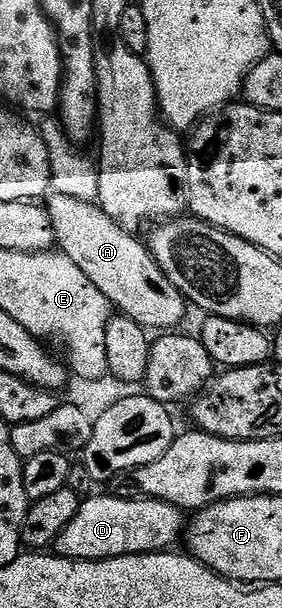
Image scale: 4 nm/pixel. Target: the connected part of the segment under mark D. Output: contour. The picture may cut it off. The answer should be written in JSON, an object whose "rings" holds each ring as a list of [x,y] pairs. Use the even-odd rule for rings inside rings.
{"rings":[[[96,496],[93,500],[85,499],[80,505],[78,514],[66,526],[66,530],[57,538],[54,545],[55,555],[63,556],[65,560],[109,560],[110,558],[122,558],[123,556],[145,556],[148,552],[162,552],[173,547],[172,543],[181,539],[186,528],[186,516],[181,509],[173,507],[172,504],[163,504],[160,500],[150,500],[147,498],[124,498],[128,500],[118,500],[114,496]]]}

